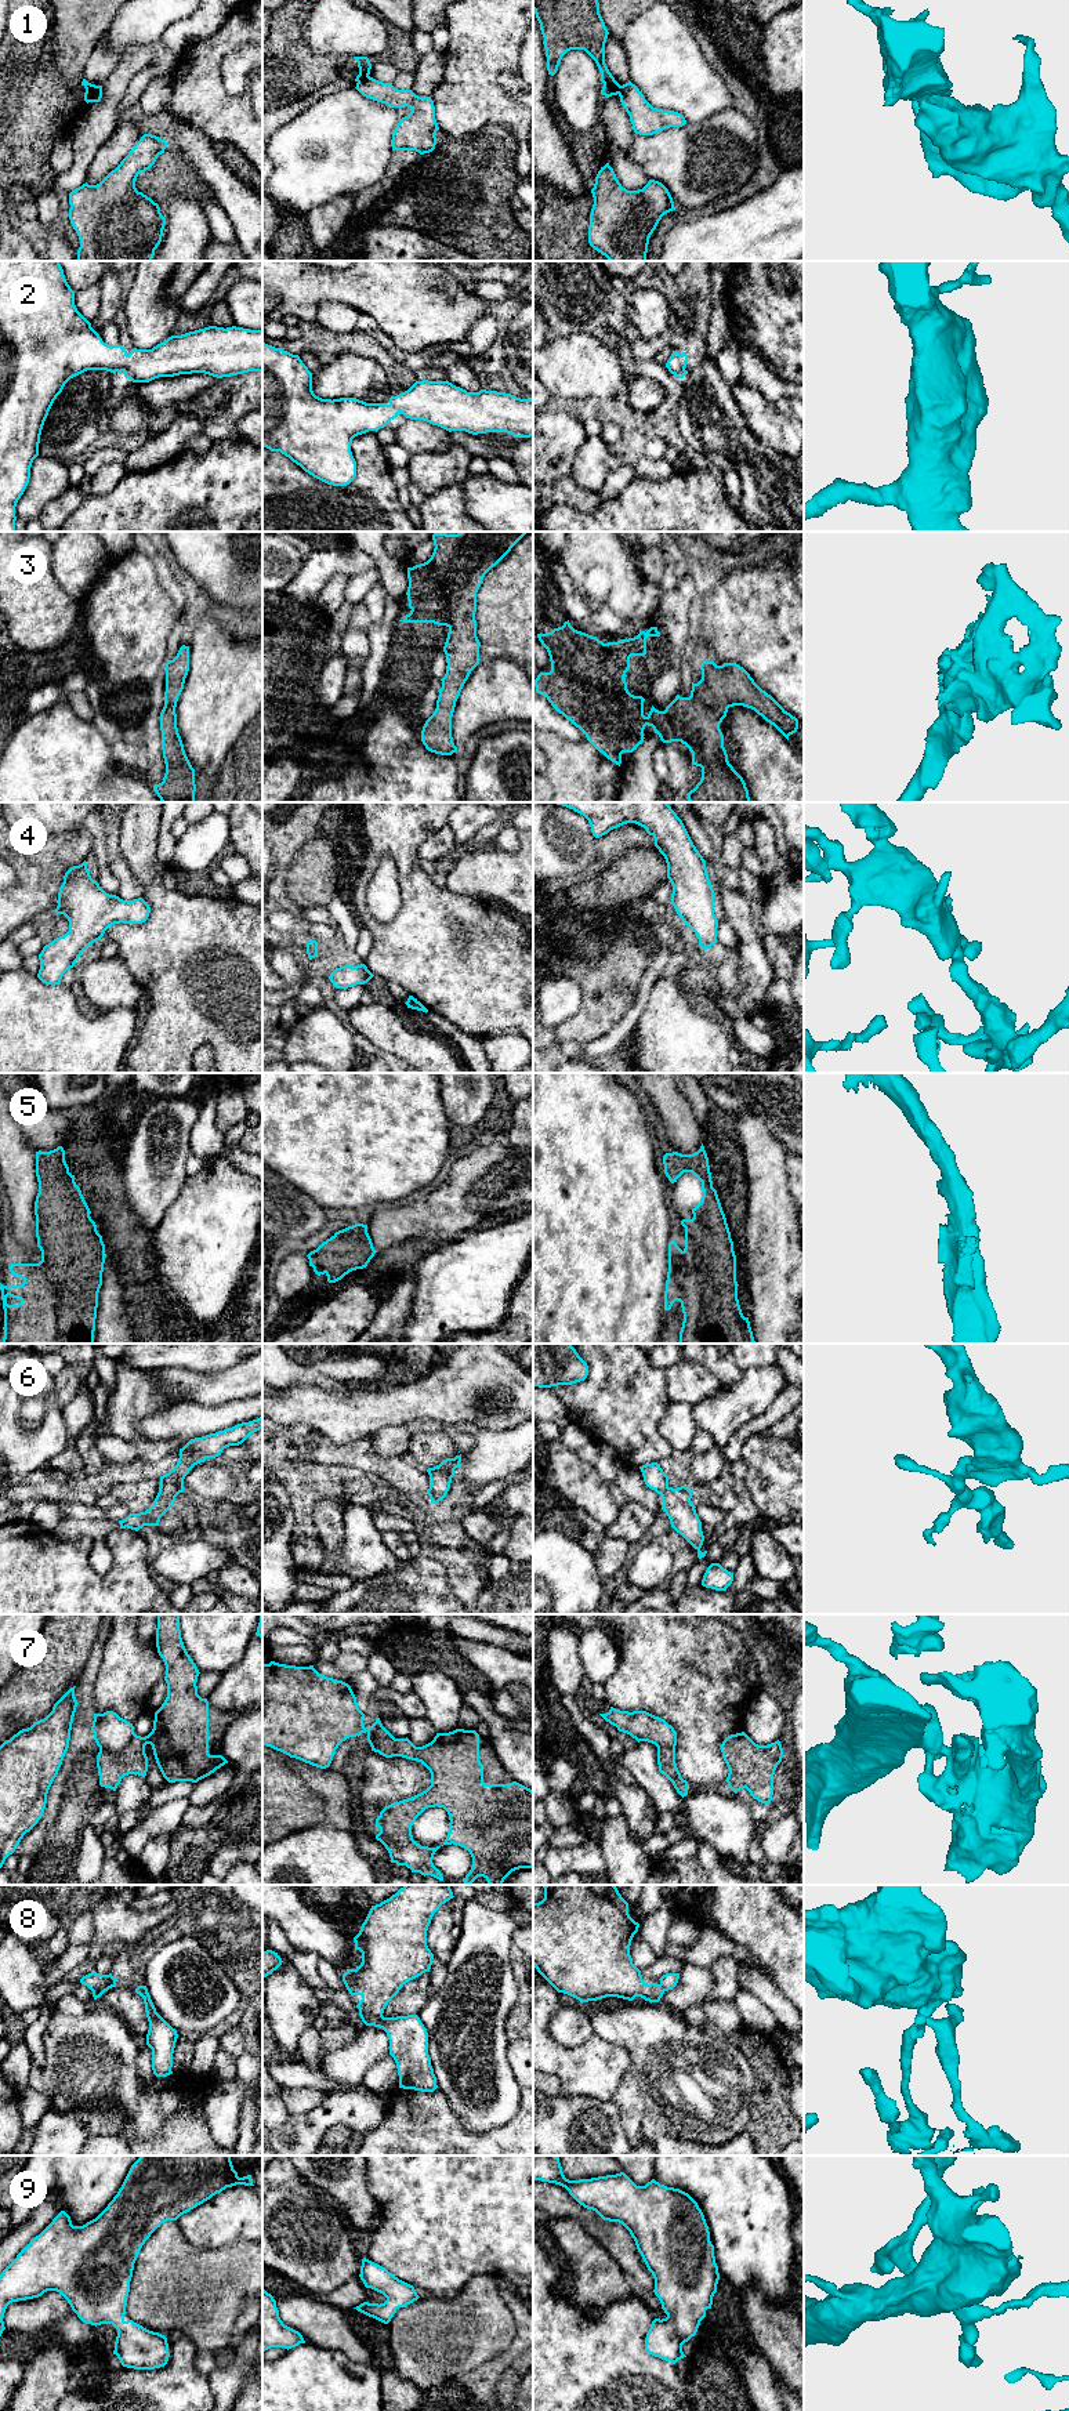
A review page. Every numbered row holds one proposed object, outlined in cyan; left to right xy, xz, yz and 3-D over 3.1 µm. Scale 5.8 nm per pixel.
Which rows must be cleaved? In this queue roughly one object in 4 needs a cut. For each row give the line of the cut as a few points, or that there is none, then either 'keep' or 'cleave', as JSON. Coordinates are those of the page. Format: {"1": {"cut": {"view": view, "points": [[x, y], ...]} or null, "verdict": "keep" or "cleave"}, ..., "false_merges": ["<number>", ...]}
{"1": {"cut": {"view": "xy", "points": [[97, 86], [87, 101]]}, "verdict": "cleave"}, "2": {"cut": null, "verdict": "keep"}, "3": {"cut": null, "verdict": "keep"}, "4": {"cut": null, "verdict": "keep"}, "5": {"cut": null, "verdict": "keep"}, "6": {"cut": null, "verdict": "keep"}, "7": {"cut": {"view": "xy", "points": [[136, 1735], [119, 1753], [100, 1750]]}, "verdict": "cleave"}, "8": {"cut": {"view": "xz", "points": [[359, 2009], [381, 2015]]}, "verdict": "cleave"}, "9": {"cut": null, "verdict": "keep"}, "false_merges": ["1", "7", "8"]}

